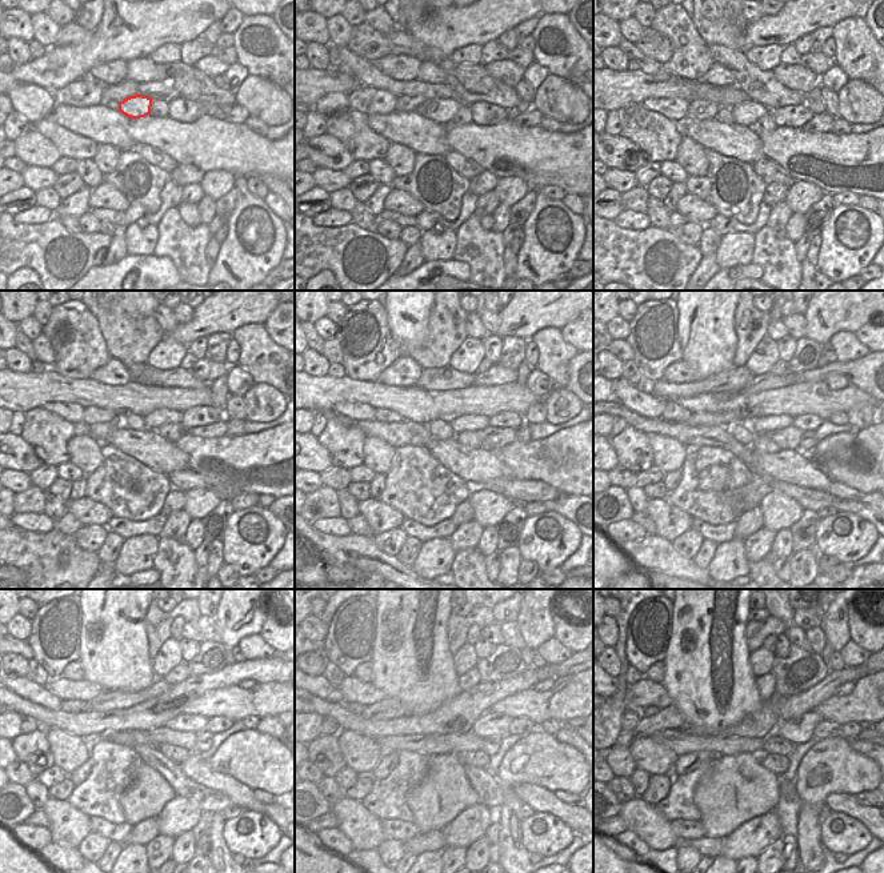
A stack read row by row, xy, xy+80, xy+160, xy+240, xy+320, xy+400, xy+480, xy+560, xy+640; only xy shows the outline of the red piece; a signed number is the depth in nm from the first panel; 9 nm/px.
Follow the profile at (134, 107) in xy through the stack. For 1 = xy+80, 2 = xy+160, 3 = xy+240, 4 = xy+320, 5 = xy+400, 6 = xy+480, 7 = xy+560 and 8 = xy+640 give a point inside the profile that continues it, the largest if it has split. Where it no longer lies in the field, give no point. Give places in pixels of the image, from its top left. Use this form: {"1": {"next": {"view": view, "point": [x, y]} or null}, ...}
{"1": {"next": {"view": "xy+80", "point": [442, 109]}}, "2": {"next": {"view": "xy+160", "point": [746, 113]}}, "3": {"next": {"view": "xy+240", "point": [154, 420]}}, "4": {"next": {"view": "xy+320", "point": [475, 423]}}, "5": {"next": {"view": "xy+400", "point": [763, 424]}}, "6": {"next": {"view": "xy+480", "point": [184, 723]}}, "7": {"next": {"view": "xy+560", "point": [490, 724]}}, "8": {"next": {"view": "xy+640", "point": [798, 731]}}}

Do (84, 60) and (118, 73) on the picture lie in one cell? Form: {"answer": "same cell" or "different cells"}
{"answer": "different cells"}

